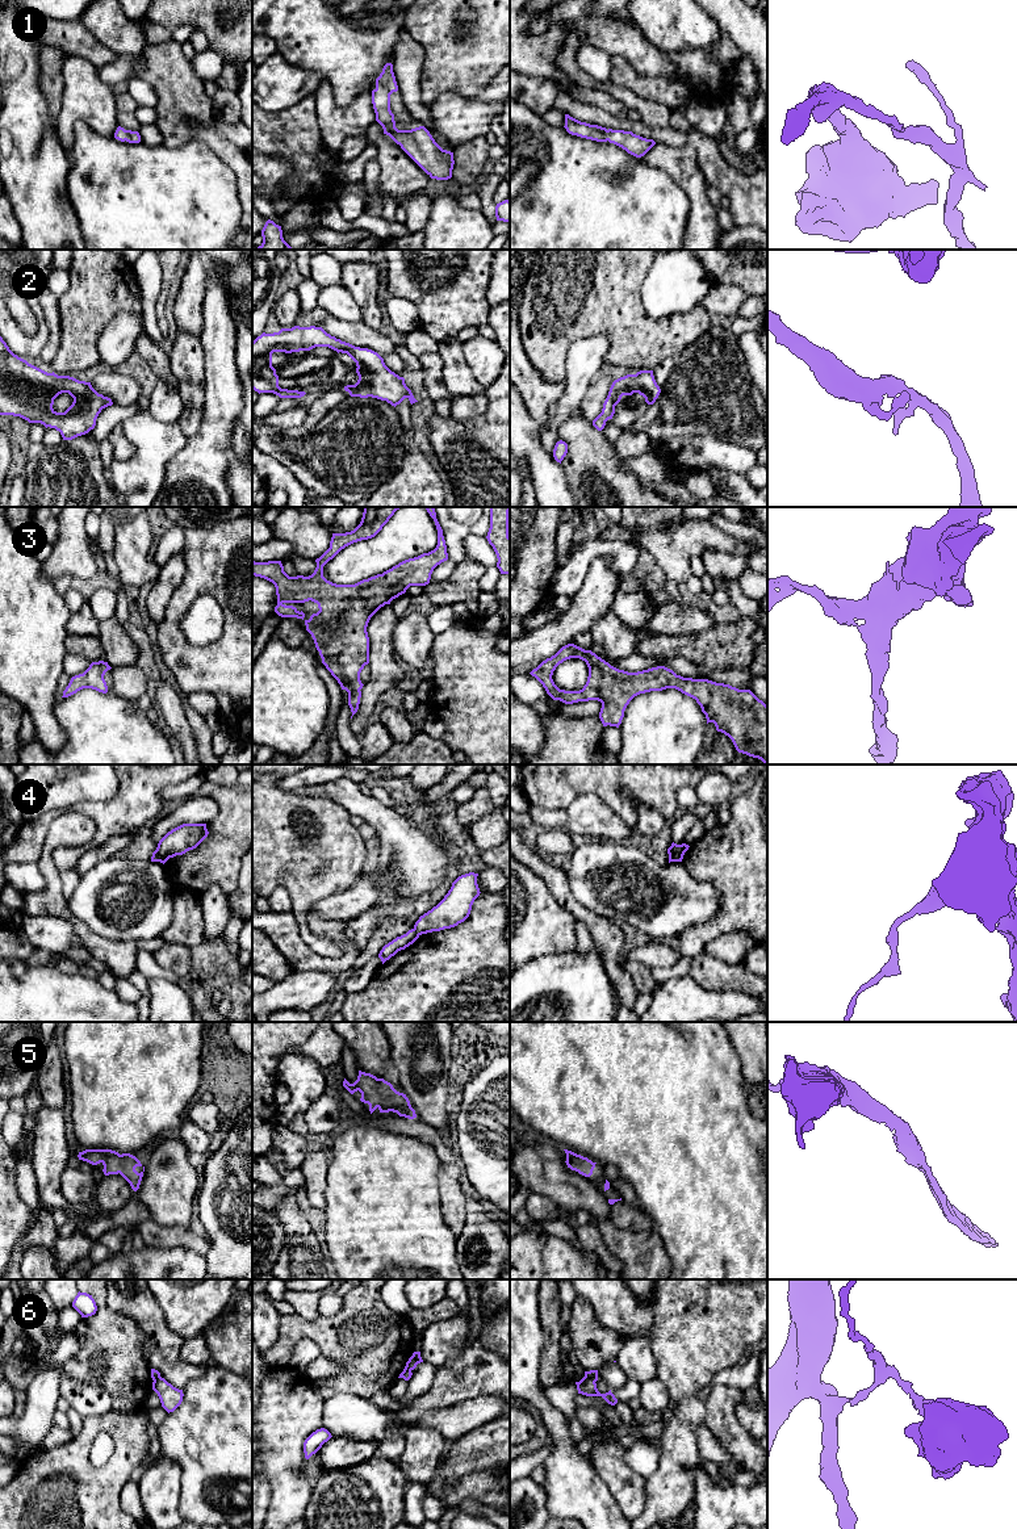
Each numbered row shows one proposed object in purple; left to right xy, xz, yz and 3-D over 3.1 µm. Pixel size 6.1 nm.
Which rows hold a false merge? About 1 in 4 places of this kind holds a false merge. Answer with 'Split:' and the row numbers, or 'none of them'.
Split: 4, 6

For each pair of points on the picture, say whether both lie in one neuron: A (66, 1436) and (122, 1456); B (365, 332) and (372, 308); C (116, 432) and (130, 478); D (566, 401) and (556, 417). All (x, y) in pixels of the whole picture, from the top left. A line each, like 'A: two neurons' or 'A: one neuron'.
A: two neurons
B: two neurons
C: two neurons
D: one neuron

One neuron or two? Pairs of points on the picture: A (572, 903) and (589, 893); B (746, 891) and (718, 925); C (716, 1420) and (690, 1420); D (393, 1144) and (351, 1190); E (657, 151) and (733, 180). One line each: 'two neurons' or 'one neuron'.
A: two neurons
B: one neuron
C: two neurons
D: one neuron
E: two neurons

